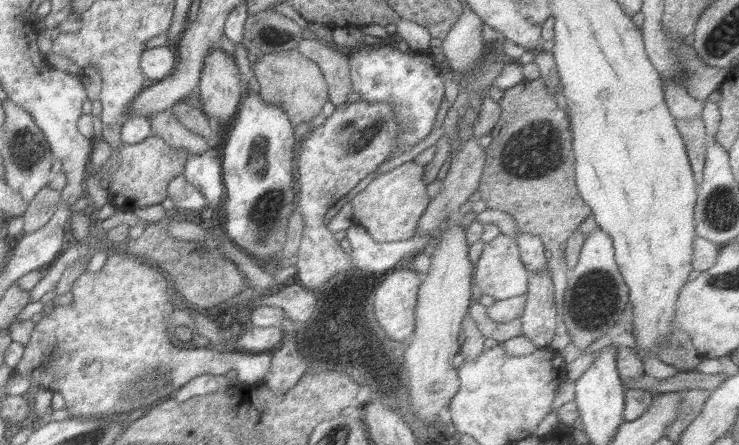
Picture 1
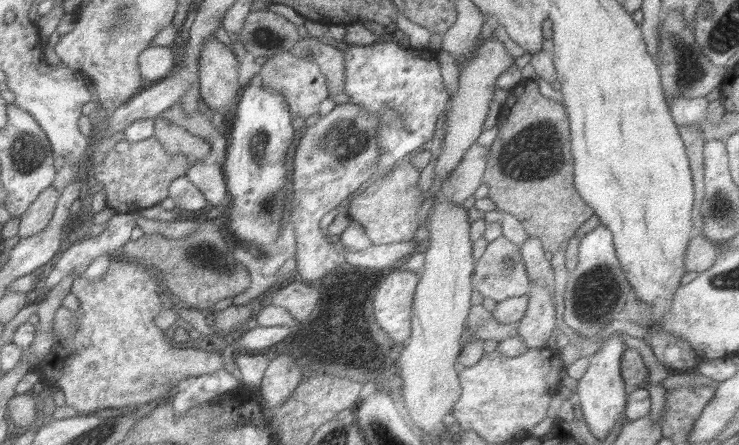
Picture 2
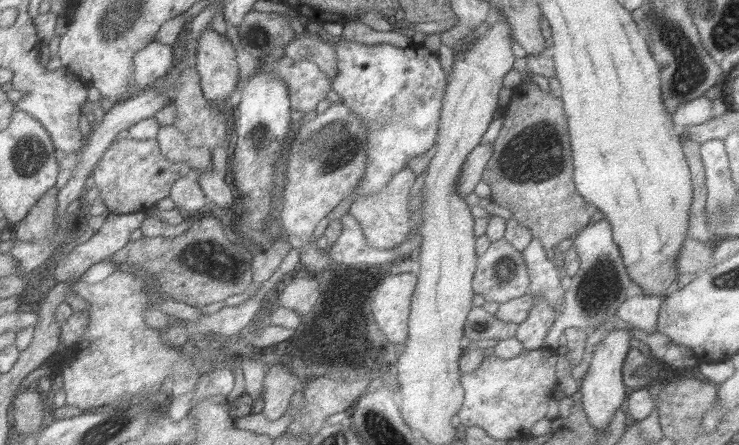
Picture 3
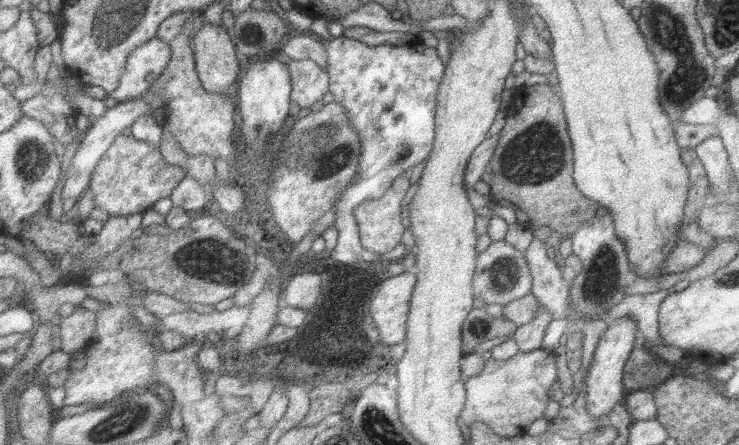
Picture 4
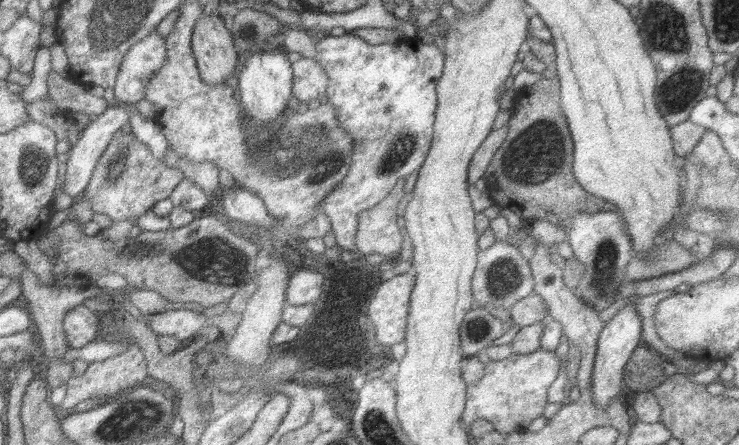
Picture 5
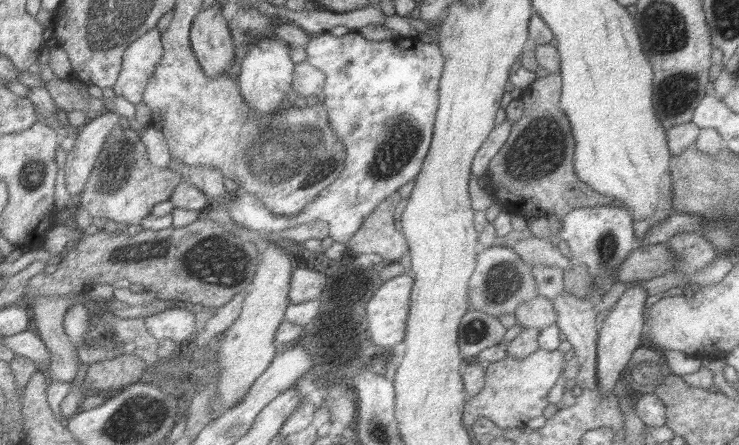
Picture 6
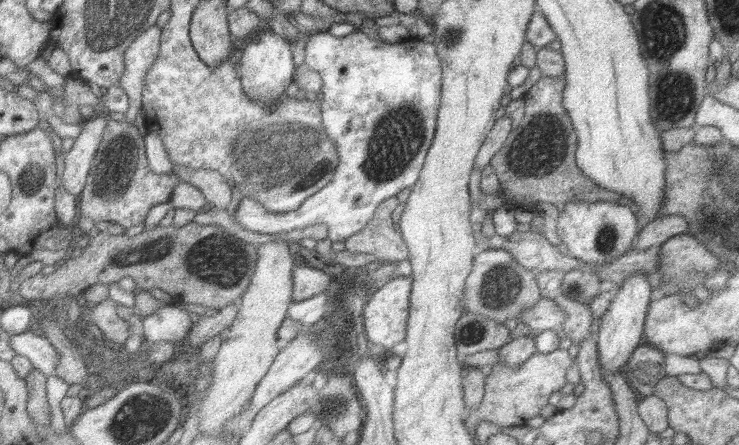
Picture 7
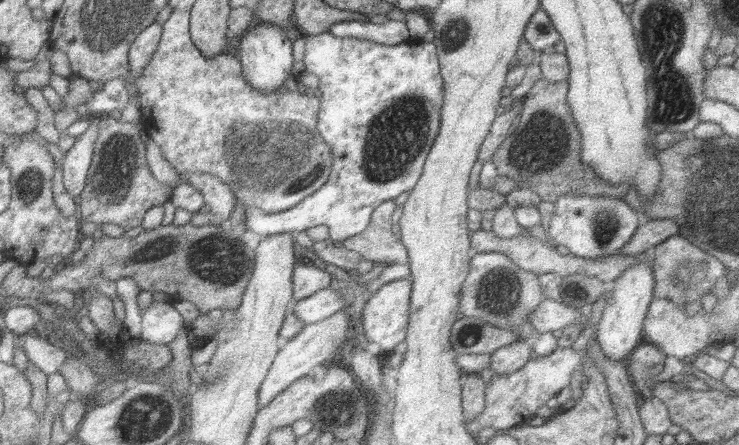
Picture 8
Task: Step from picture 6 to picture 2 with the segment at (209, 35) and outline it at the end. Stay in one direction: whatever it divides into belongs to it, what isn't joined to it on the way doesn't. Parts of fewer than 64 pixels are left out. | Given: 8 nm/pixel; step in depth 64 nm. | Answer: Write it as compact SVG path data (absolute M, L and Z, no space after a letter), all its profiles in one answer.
M217 36L209 38L201 50L199 80L203 102L215 116L221 116L241 90L239 58L233 48L225 46Z

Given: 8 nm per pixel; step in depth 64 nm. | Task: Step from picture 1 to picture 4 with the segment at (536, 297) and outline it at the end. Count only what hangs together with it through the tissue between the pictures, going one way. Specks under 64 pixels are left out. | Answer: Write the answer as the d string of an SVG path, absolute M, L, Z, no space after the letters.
M539 308L537 316L531 322L519 326L515 330L515 334L511 336L515 340L515 344L519 346L519 352L527 354L527 352L541 350L541 342L543 342L545 330L549 328L549 322L553 322L553 316L547 310Z

